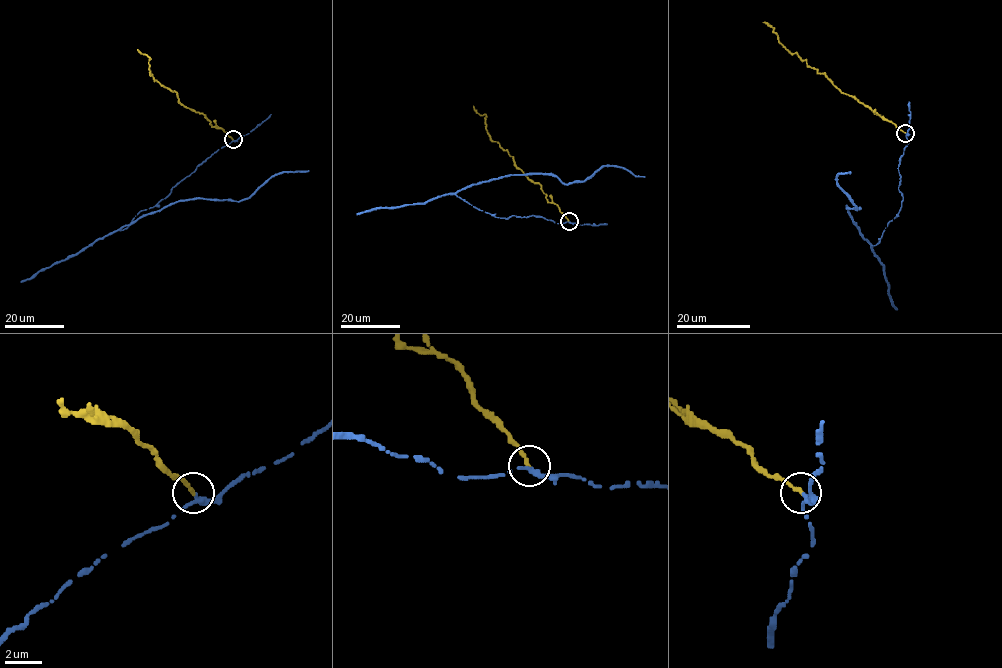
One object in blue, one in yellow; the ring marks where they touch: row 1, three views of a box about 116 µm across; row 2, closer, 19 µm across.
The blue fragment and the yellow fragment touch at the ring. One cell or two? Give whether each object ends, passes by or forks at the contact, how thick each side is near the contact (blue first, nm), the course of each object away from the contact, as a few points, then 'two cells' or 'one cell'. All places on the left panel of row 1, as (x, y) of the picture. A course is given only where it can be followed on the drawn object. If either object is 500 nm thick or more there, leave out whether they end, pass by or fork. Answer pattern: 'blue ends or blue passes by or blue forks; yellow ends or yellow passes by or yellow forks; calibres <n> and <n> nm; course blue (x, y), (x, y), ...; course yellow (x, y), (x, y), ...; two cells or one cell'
blue passes by; yellow ends; calibres 240 and 240 nm; course blue (233, 139), (119, 230), (178, 201), (240, 201), (278, 174), (308, 170); course yellow (232, 139), (213, 127), (204, 114), (183, 106), (176, 92), (154, 80), (150, 75), (150, 58), (137, 49); two cells

